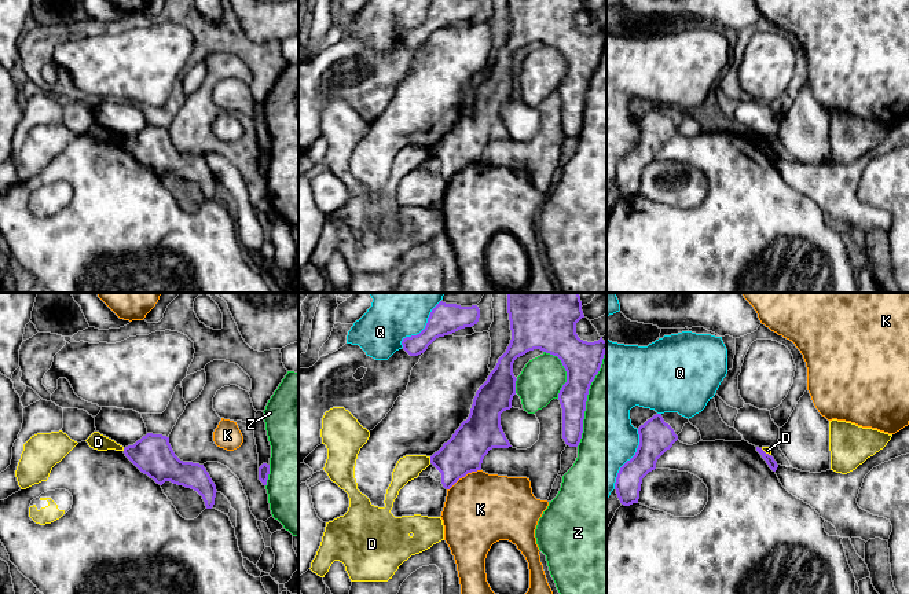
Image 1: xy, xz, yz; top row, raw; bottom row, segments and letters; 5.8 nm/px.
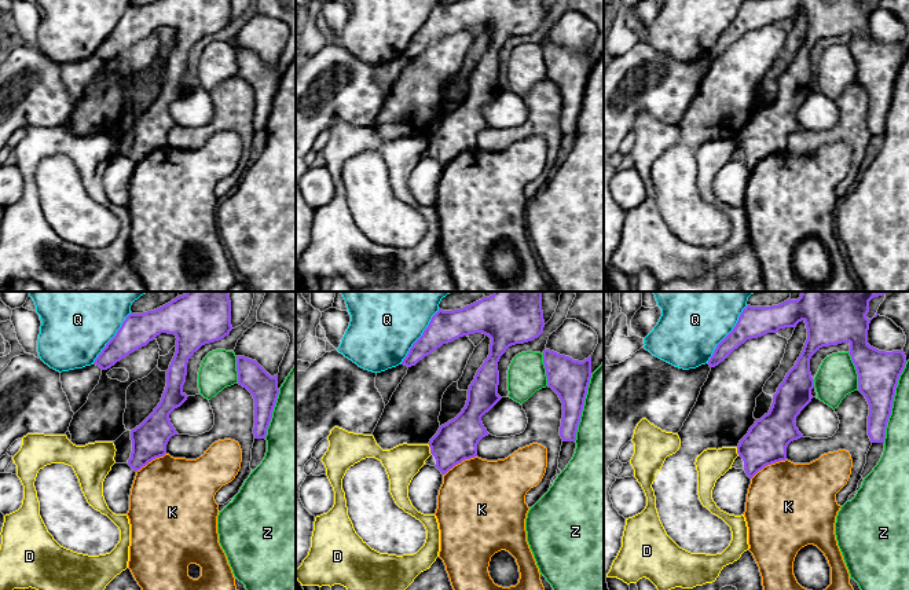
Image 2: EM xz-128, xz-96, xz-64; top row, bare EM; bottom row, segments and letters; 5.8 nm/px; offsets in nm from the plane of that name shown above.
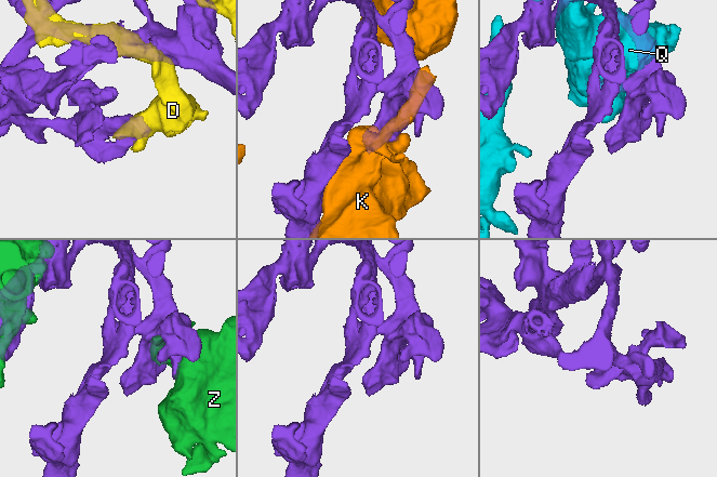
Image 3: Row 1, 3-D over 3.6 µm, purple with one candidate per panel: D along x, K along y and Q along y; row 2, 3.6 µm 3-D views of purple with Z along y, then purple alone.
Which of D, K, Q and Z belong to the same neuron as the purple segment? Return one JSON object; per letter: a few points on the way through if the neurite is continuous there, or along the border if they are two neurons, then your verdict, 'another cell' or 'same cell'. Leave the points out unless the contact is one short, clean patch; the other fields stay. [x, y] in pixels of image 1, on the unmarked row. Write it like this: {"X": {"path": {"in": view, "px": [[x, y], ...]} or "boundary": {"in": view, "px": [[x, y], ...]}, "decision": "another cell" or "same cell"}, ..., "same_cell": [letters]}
{"D": {"decision": "another cell"}, "K": {"decision": "another cell"}, "Q": {"decision": "another cell"}, "Z": {"decision": "another cell"}, "same_cell": []}

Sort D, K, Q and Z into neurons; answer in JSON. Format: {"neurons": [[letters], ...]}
{"neurons": [["D"], ["K"], ["Q"], ["Z"]]}

